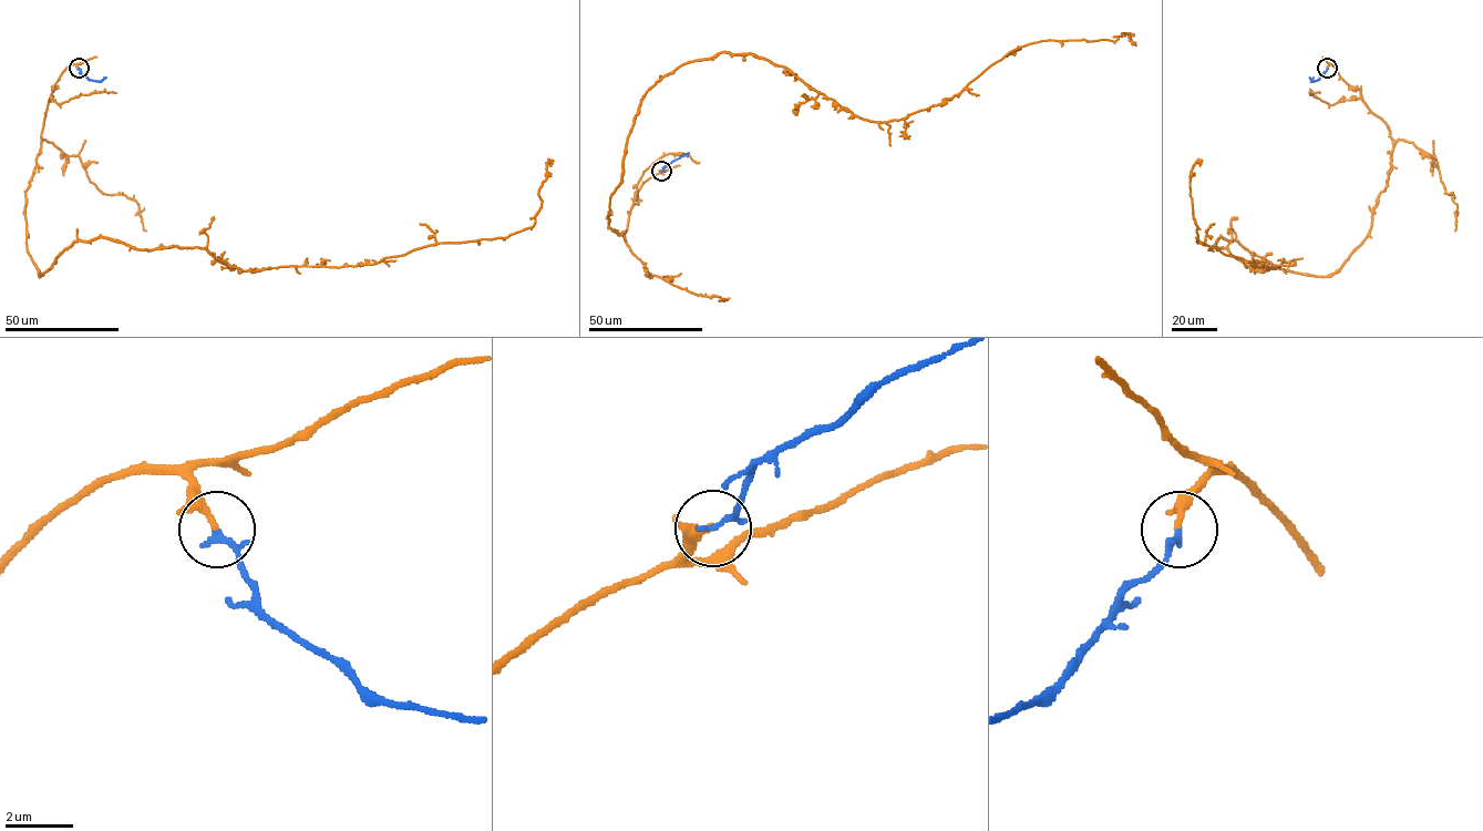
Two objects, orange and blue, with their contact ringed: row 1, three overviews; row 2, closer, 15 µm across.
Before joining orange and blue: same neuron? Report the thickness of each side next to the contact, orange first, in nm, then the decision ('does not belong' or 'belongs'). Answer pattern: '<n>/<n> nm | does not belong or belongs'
160/190 nm | belongs

